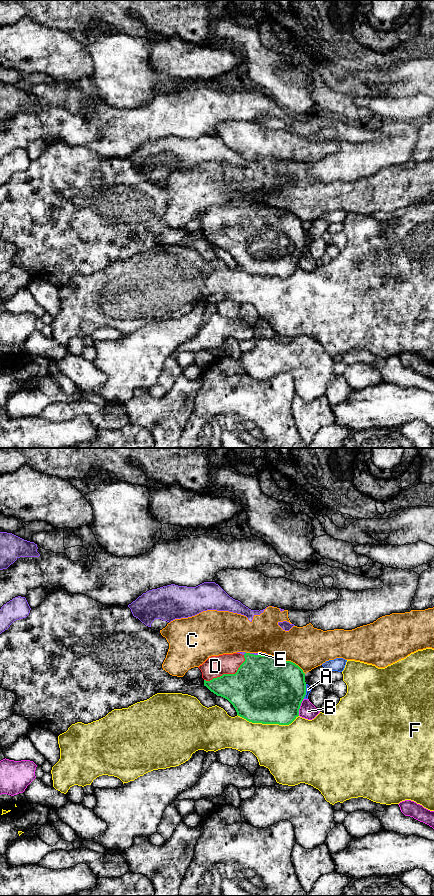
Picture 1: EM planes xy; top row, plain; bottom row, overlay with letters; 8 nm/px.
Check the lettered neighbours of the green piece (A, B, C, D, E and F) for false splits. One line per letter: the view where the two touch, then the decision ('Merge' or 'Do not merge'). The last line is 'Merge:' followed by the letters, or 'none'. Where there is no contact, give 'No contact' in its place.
A: Touches green in xy. Do not merge
B: Touches green in xy. Do not merge
C: Touches green in xy. Do not merge
D: Touches green in xy. Merge
E: Touches green in xy. Do not merge
F: Touches green in xy. Do not merge
Merge: D

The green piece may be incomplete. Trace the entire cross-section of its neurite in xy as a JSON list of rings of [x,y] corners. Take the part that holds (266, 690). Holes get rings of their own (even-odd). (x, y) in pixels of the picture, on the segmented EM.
[[[233,653],[211,656],[198,668],[202,672],[204,686],[217,696],[227,699],[237,715],[249,722],[289,725],[299,716],[299,709],[306,695],[305,673],[291,661],[281,661],[271,655]]]

